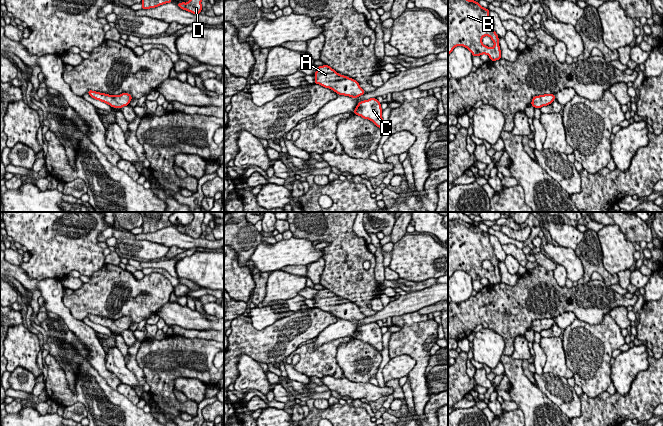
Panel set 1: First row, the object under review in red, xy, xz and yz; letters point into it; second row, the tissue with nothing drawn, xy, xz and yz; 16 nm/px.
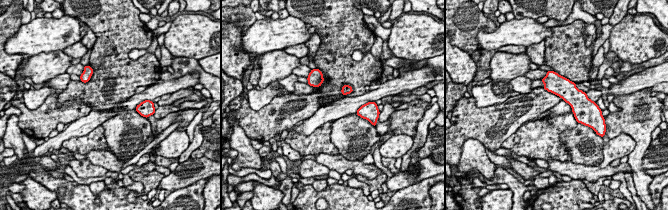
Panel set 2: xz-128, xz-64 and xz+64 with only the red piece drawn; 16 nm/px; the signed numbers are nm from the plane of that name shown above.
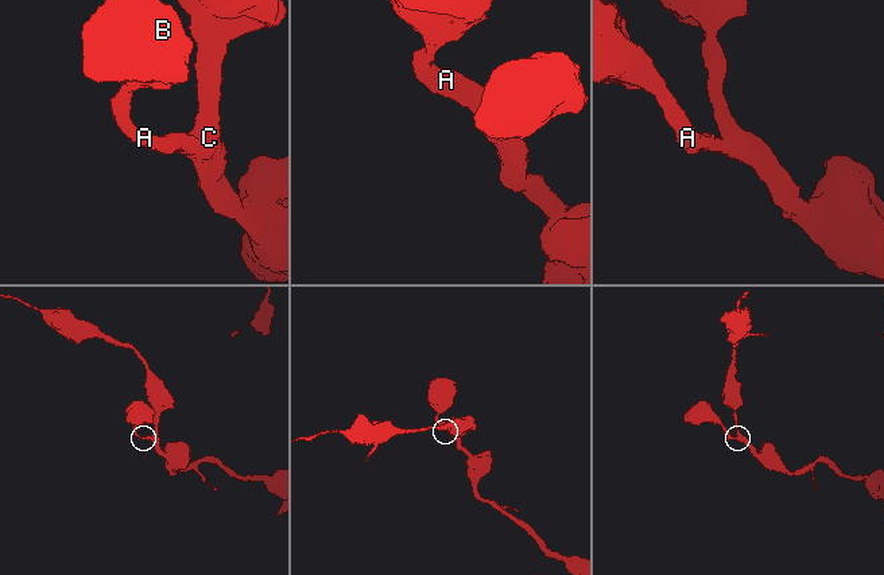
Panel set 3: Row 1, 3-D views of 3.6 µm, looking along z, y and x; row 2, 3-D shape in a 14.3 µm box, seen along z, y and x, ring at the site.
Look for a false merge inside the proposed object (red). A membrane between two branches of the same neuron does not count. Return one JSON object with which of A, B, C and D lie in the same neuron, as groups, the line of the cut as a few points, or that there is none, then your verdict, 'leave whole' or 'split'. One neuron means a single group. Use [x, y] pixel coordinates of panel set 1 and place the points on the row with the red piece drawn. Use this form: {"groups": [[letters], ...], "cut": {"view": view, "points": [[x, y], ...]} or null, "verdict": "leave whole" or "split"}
{"groups": [["A", "B", "C", "D"]], "cut": null, "verdict": "leave whole"}

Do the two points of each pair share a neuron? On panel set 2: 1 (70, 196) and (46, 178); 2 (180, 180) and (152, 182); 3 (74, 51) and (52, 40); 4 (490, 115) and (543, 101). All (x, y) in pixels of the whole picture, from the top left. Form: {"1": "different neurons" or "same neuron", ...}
{"1": "same neuron", "2": "different neurons", "3": "different neurons", "4": "same neuron"}

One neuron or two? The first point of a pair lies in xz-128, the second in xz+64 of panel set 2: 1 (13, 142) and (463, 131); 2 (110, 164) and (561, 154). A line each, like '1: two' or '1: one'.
1: two
2: two

